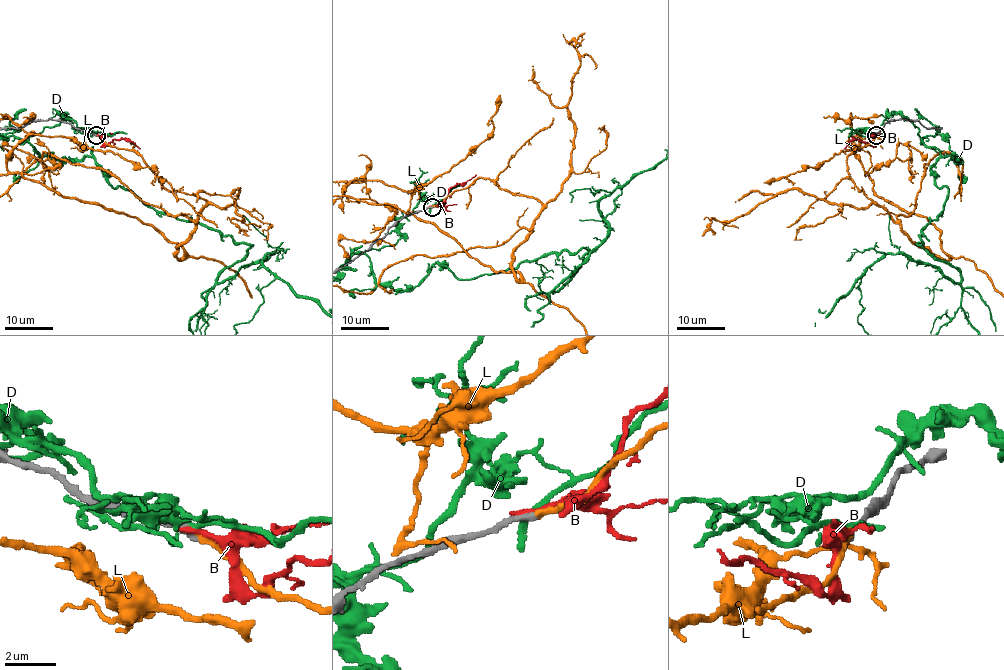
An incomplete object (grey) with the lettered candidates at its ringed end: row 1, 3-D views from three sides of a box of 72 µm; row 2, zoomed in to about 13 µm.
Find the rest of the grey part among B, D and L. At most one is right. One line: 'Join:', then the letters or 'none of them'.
Join: L

